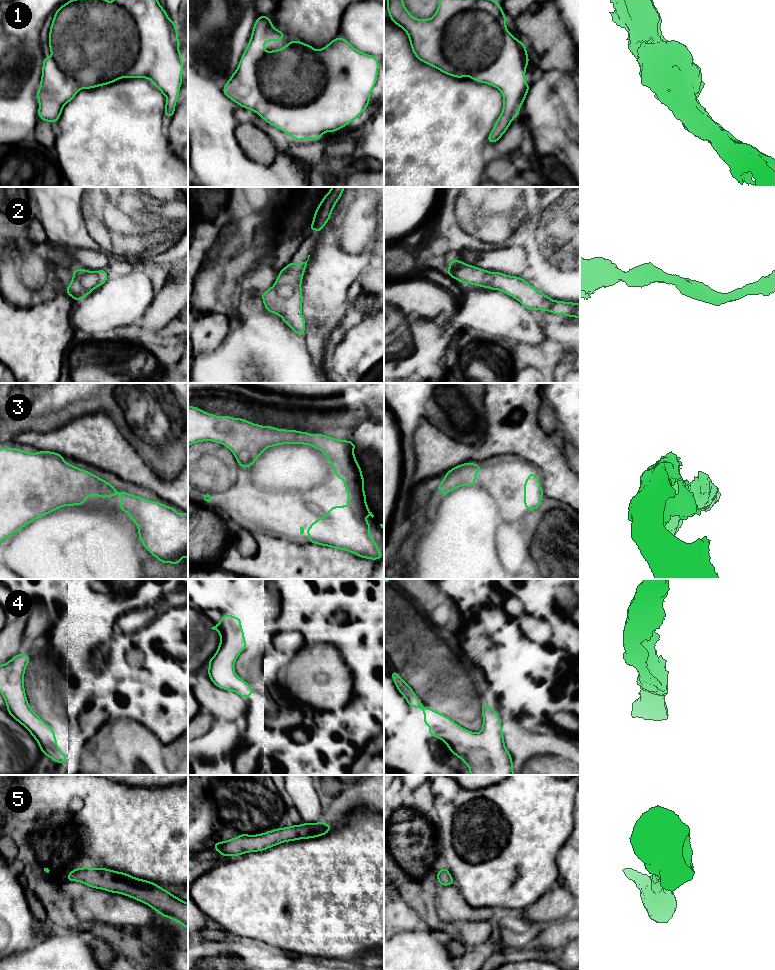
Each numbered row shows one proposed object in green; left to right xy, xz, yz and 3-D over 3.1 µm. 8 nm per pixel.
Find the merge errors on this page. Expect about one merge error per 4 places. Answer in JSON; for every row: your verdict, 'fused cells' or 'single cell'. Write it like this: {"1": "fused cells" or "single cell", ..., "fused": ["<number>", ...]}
{"1": "single cell", "2": "single cell", "3": "single cell", "4": "single cell", "5": "single cell", "fused": []}

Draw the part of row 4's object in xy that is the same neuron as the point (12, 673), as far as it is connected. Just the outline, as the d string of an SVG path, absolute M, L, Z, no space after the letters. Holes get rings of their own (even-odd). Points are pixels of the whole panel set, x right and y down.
M17 654L8 663L0 665L0 693L5 699L9 714L36 739L42 754L54 762L66 763L67 756L57 746L54 730L28 704L23 678L29 661L29 655Z

